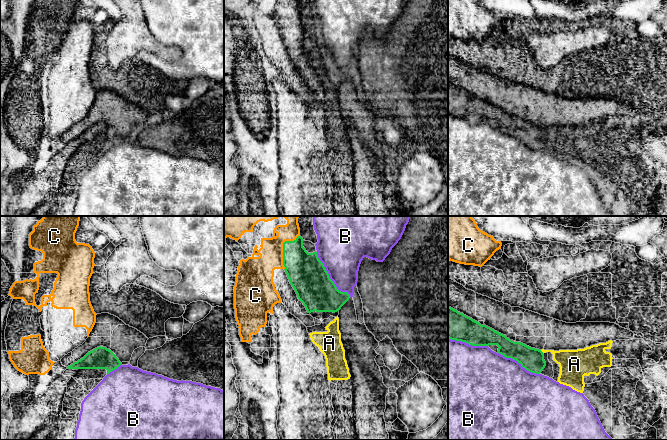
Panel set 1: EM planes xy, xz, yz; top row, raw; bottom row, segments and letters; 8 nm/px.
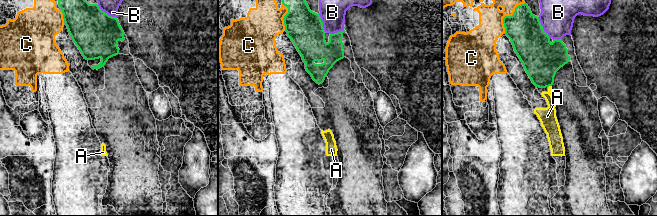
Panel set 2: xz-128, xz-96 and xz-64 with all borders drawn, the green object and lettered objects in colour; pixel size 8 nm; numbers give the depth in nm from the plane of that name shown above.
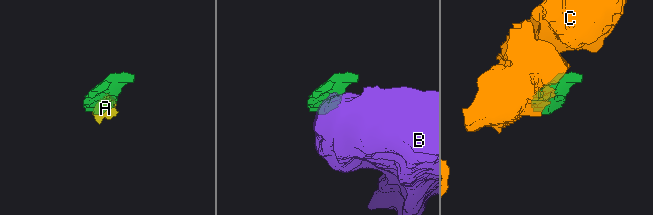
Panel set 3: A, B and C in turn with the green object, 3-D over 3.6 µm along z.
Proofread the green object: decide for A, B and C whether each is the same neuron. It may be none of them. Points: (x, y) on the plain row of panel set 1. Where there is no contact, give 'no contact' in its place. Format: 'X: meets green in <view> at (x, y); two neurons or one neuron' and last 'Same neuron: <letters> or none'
A: meets green in yz at (541, 127); one neuron
B: meets green in xz at (329, 53); two neurons
C: meets green in xz at (283, 24); two neurons
Same neuron: A

